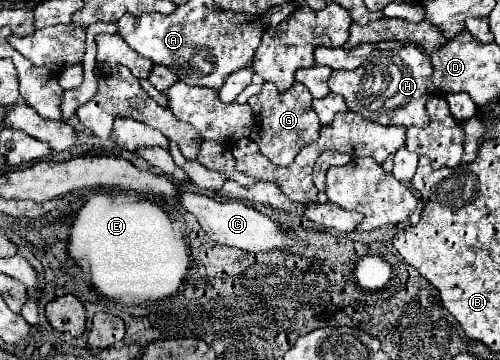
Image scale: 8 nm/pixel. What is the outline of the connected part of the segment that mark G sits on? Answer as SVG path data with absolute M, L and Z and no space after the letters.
M265 82L261 92L249 98L253 110L253 128L249 138L259 144L261 154L265 154L275 166L291 164L303 146L319 138L321 122L311 108L311 100L313 96L299 82L295 82L287 92L279 92L275 84Z

